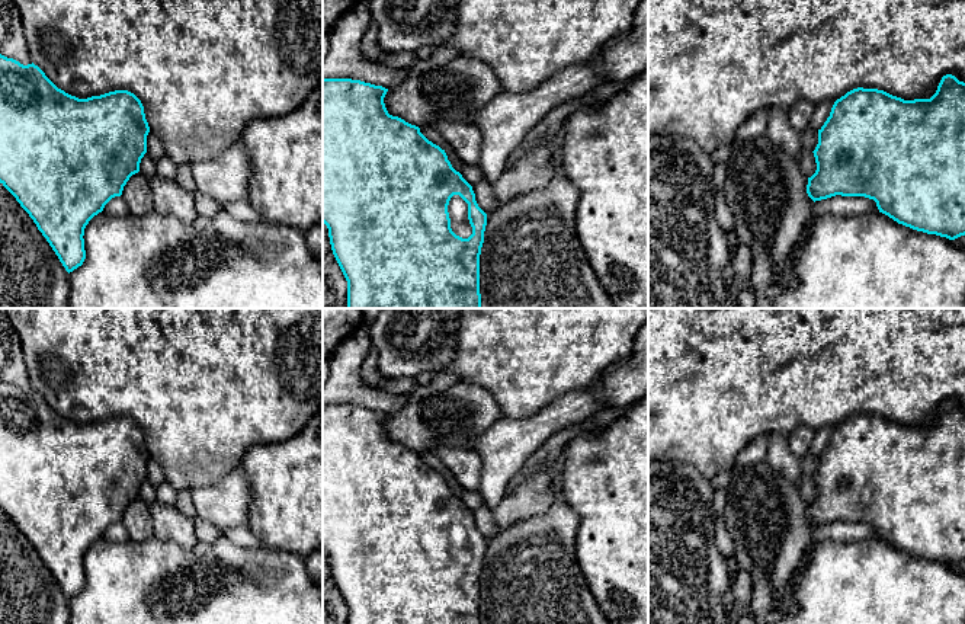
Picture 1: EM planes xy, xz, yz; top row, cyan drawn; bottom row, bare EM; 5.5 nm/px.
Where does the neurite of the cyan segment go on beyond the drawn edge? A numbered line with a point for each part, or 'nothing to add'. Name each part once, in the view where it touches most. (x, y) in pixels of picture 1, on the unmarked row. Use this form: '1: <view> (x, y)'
1: xz (458, 534)

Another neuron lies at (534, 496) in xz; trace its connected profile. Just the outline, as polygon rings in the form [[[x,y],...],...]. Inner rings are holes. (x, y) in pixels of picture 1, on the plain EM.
[[[560,460],[542,464],[522,480],[513,493],[506,493],[498,505],[491,509],[493,521],[498,531],[522,519],[546,512],[561,497],[552,490],[558,467]]]

